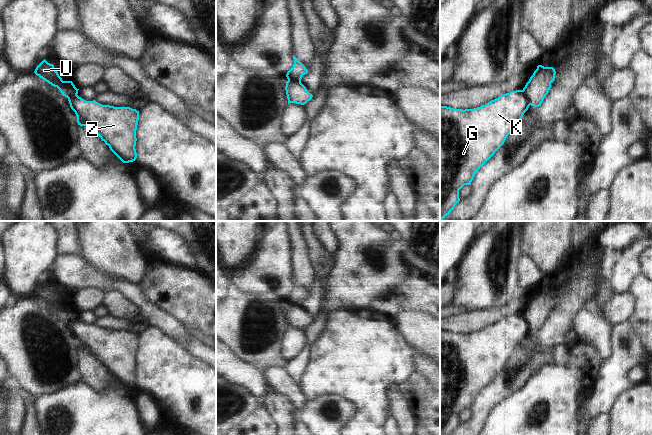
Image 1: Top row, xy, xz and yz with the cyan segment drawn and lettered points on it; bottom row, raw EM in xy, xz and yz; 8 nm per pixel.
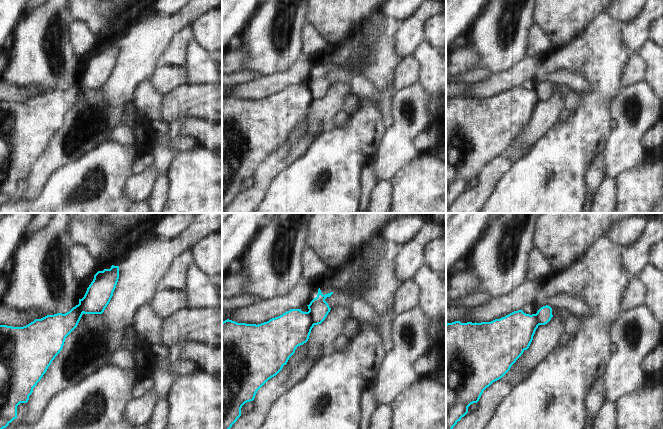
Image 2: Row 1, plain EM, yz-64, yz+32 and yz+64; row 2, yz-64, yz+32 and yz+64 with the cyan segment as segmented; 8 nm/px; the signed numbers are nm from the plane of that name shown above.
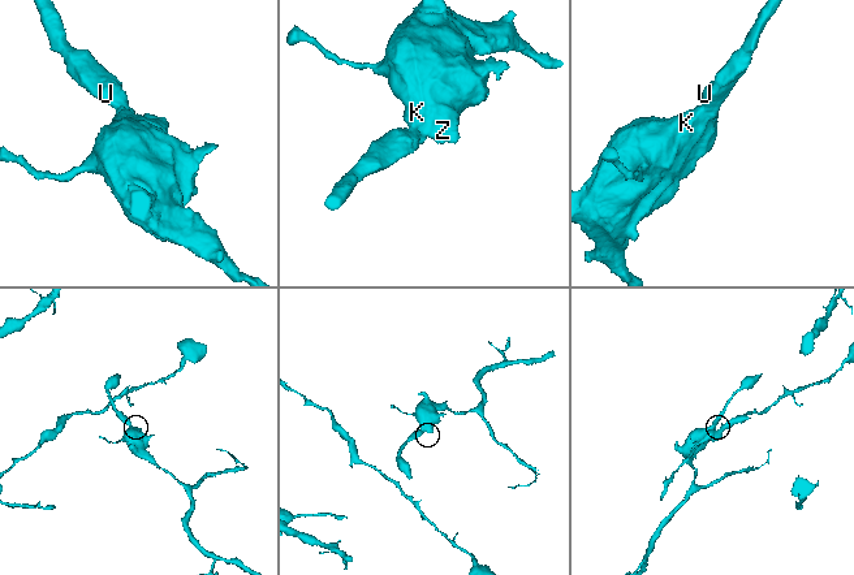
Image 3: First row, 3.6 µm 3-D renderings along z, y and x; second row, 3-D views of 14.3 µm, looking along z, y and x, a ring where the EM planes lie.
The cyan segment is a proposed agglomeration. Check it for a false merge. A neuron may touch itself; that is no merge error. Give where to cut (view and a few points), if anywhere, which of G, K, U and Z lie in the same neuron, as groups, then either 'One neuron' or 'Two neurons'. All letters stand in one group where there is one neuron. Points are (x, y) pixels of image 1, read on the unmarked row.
Split along yz (521, 314), (530, 328). Groups: G K Z / U. Two neurons.

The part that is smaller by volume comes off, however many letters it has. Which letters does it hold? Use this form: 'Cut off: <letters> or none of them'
Cut off: U

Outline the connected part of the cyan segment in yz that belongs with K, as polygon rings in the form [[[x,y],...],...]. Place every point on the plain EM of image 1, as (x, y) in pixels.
[[[522,314],[511,315],[498,322],[491,324],[485,329],[474,333],[454,333],[447,330],[440,330],[440,435],[452,435],[455,429],[460,425],[459,414],[464,409],[471,409],[476,396],[483,390],[495,376],[504,368],[507,360],[511,357],[513,351],[521,345],[524,337],[528,334],[530,328]]]

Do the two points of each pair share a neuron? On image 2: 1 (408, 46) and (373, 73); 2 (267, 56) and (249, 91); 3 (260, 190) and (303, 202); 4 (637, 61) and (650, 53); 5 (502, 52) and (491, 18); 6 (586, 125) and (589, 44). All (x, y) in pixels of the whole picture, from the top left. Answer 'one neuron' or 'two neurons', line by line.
1: two neurons
2: two neurons
3: two neurons
4: two neurons
5: one neuron
6: one neuron

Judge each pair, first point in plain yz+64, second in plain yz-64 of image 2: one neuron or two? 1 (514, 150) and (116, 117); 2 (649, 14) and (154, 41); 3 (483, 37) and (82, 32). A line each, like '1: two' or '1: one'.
1: one
2: two
3: two

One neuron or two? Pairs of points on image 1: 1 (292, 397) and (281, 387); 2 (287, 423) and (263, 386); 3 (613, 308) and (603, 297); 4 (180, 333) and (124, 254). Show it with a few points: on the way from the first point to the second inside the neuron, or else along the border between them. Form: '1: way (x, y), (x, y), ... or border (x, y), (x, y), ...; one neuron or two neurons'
1: way (289, 394), (284, 389); one neuron
2: border (244, 387), (251, 394), (260, 398), (271, 390); two neurons
3: border (616, 295), (606, 306), (603, 318); two neurons
4: border (114, 279), (127, 280), (137, 285); two neurons

